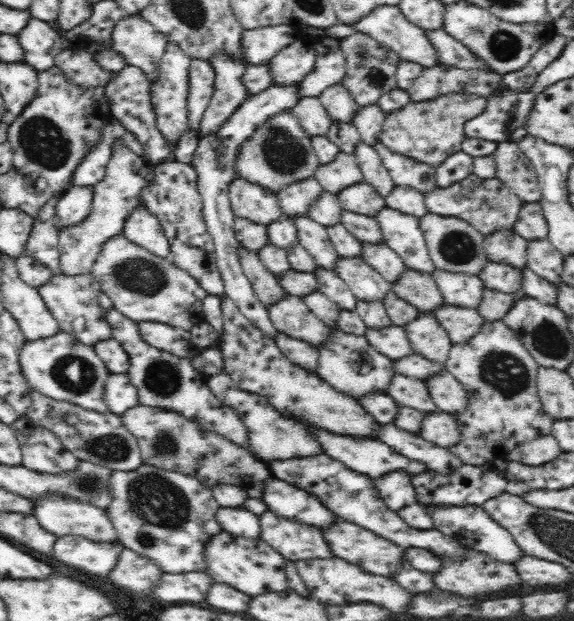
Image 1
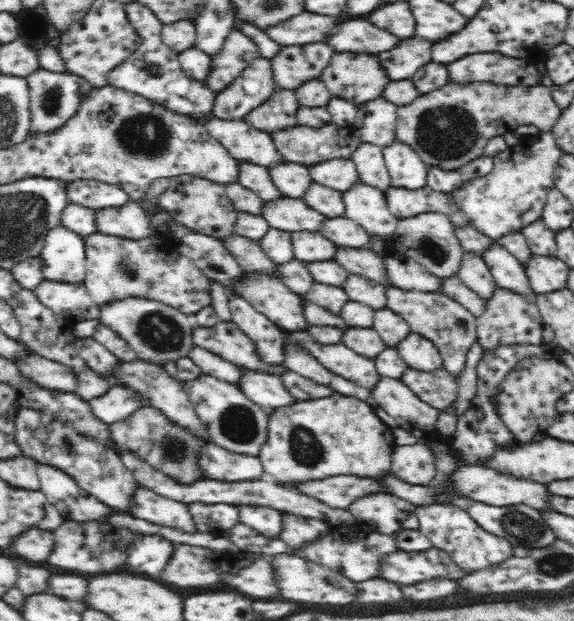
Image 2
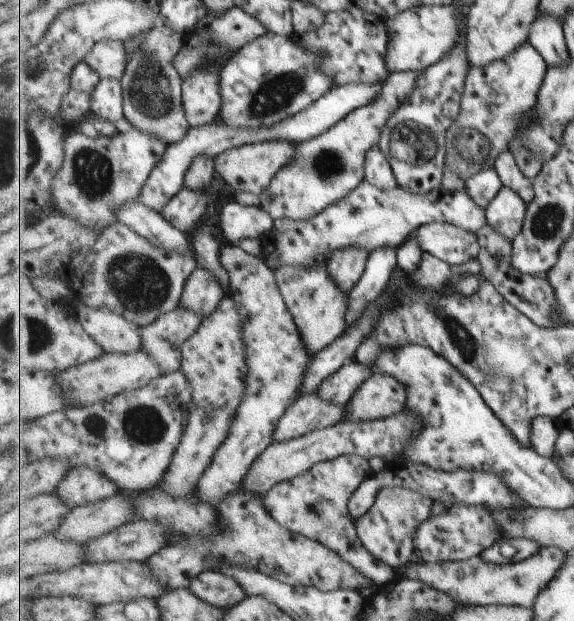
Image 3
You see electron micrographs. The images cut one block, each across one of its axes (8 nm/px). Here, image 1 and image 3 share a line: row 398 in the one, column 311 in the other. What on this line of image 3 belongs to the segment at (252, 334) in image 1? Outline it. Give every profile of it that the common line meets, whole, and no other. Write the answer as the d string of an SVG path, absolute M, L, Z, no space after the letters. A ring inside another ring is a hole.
M327 263L313 267L279 265L273 270L280 291L307 345L308 354L316 355L341 338L347 330L348 293L332 278Z

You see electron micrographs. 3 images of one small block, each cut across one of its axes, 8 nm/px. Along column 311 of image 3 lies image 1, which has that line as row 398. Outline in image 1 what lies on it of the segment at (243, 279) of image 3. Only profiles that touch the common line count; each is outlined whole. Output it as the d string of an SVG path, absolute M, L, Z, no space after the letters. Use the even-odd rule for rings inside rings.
M339 328L335 335L319 348L319 360L314 372L320 377L321 382L328 384L340 394L351 396L356 400L376 393L385 394L397 373L395 360L378 352L365 335L351 335Z

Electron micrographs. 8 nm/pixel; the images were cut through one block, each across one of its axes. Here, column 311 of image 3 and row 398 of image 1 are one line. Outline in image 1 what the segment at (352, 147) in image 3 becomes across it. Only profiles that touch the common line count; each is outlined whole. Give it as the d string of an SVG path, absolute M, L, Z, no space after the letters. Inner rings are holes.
M114 306L106 310L106 318L112 327L113 338L128 353L131 365L128 369L129 381L138 390L139 404L171 409L190 420L198 422L205 431L222 435L238 447L251 452L249 432L239 412L220 402L219 397L208 387L208 375L196 370L191 359L180 358L170 353L161 352L150 346L139 333L139 322L124 316ZM208 398L208 400L206 400ZM206 400L206 402L204 402Z

